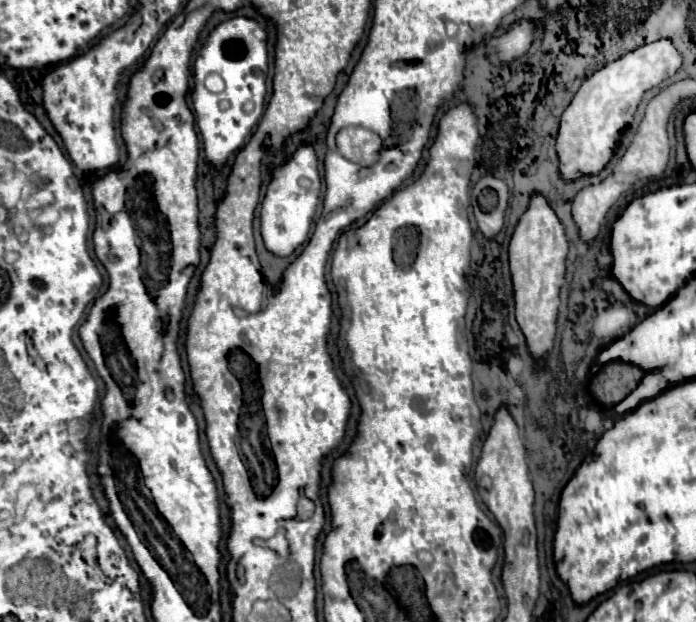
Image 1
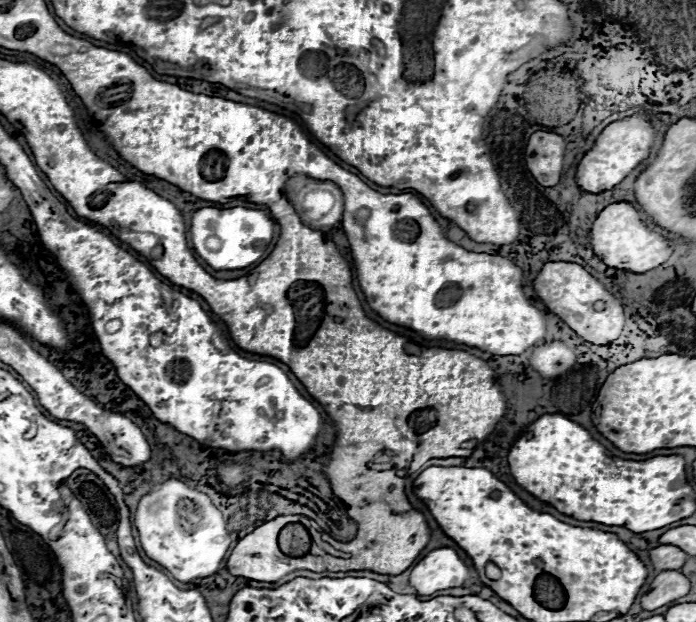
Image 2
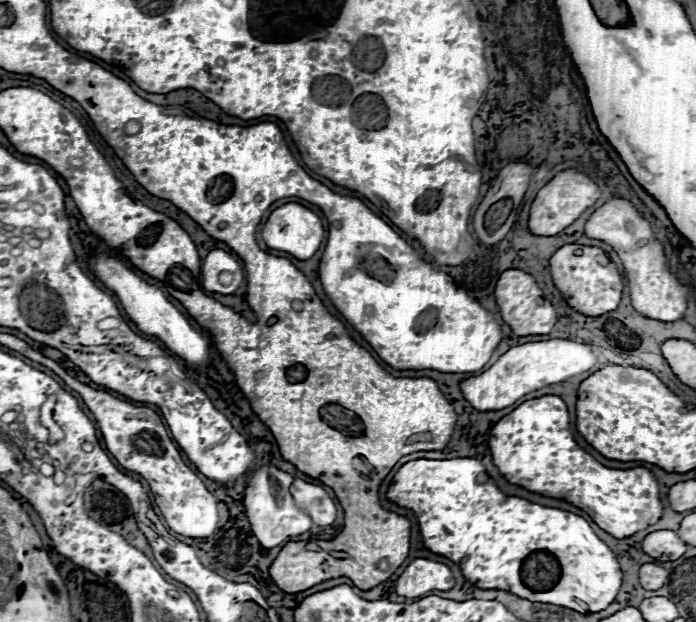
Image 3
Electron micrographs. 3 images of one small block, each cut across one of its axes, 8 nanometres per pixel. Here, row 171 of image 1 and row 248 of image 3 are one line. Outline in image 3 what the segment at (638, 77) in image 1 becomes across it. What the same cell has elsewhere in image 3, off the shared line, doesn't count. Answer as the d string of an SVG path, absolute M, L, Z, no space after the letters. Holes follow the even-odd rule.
M566 244L554 252L550 258L550 274L556 288L562 292L566 302L586 316L600 316L604 312L616 310L622 296L622 276L614 262L596 246Z

